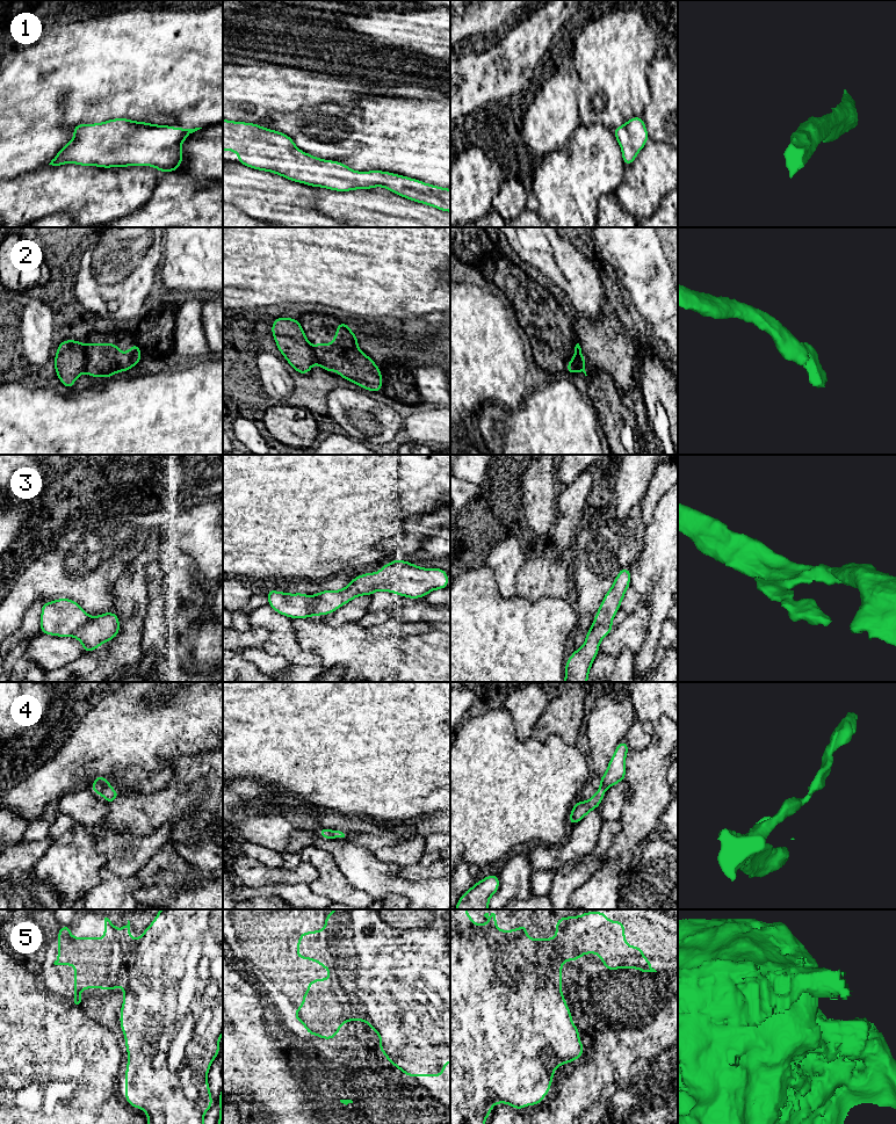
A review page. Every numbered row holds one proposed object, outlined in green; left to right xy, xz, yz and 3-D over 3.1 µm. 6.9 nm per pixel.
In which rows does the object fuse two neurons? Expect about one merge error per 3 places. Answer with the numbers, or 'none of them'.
2, 3, 5

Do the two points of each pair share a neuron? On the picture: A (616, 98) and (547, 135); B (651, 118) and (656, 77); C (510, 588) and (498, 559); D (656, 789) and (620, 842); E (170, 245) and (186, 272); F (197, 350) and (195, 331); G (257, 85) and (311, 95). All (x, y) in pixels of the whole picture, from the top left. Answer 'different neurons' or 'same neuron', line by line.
A: different neurons
B: same neuron
C: same neuron
D: same neuron
E: same neuron
F: same neuron
G: same neuron

